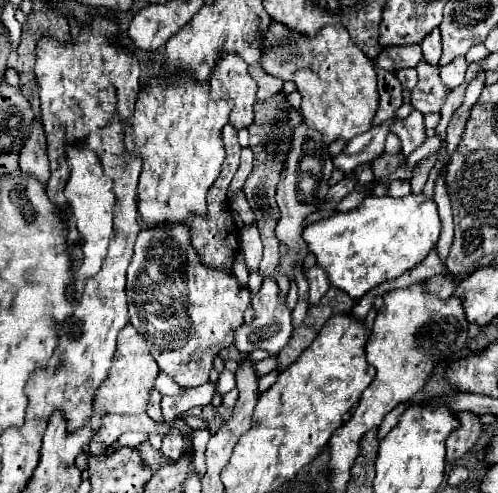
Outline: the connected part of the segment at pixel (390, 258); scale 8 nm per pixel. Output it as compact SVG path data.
M368 195L358 209L336 213L304 229L308 251L316 257L330 279L330 285L360 301L380 283L400 277L420 265L440 237L440 217L436 203L426 195L406 195L402 199Z

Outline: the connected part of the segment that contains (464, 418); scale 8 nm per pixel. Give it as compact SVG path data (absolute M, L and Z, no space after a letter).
M460 411L460 413L456 413L456 419L460 421L460 427L454 429L446 439L446 461L448 463L458 461L468 451L472 451L472 447L476 445L478 437L482 433L482 423L476 413Z

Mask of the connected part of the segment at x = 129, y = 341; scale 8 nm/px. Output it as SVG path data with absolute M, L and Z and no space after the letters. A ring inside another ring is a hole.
M128 323L120 335L118 335L118 349L114 355L112 369L108 373L108 379L102 383L102 387L96 393L94 403L94 415L90 419L90 427L96 431L100 427L100 421L104 415L96 415L96 409L100 413L118 413L118 415L136 415L144 413L148 405L148 391L154 385L154 379L158 377L158 365L152 359L152 353L144 341L144 337Z

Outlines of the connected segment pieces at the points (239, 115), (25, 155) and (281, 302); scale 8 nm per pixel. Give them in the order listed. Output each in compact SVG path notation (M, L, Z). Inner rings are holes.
M228 53L220 59L210 79L212 99L232 99L234 109L230 111L230 123L236 129L248 127L254 119L256 103L256 81L248 75L248 63L236 53Z
M40 117L34 119L32 131L28 133L28 139L20 151L20 169L24 173L36 175L36 179L42 183L48 183L50 179L50 161L46 157L46 137Z
M266 277L260 291L252 297L252 309L254 309L254 321L252 323L244 323L240 325L240 329L236 329L236 339L234 345L240 353L250 353L254 349L264 349L270 355L278 353L290 339L292 335L292 309L286 305L286 299L278 297L280 289L274 277Z

